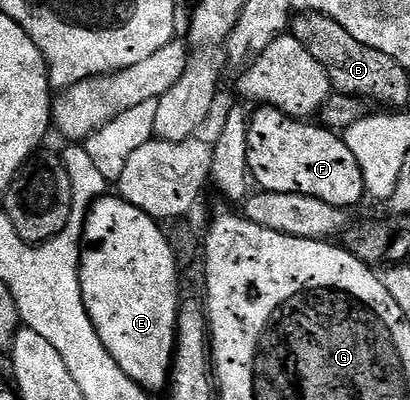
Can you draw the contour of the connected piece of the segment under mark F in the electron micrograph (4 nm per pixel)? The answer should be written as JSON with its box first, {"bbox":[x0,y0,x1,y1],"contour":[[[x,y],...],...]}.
{"bbox":[247,107,365,210],"contour":[[[259,107],[256,108],[256,113],[252,112],[250,114],[249,120],[247,122],[247,172],[255,181],[259,184],[258,188],[260,190],[266,191],[268,193],[288,193],[289,195],[309,195],[313,199],[321,199],[325,203],[329,203],[335,209],[345,209],[350,210],[351,205],[355,205],[359,200],[364,200],[365,190],[363,188],[363,176],[361,175],[361,167],[357,167],[357,159],[353,159],[353,151],[351,150],[350,144],[346,140],[343,141],[338,132],[332,131],[322,124],[312,123],[307,119],[300,119],[297,117],[290,117],[288,113],[284,113],[282,109],[273,109],[270,107]]]}

